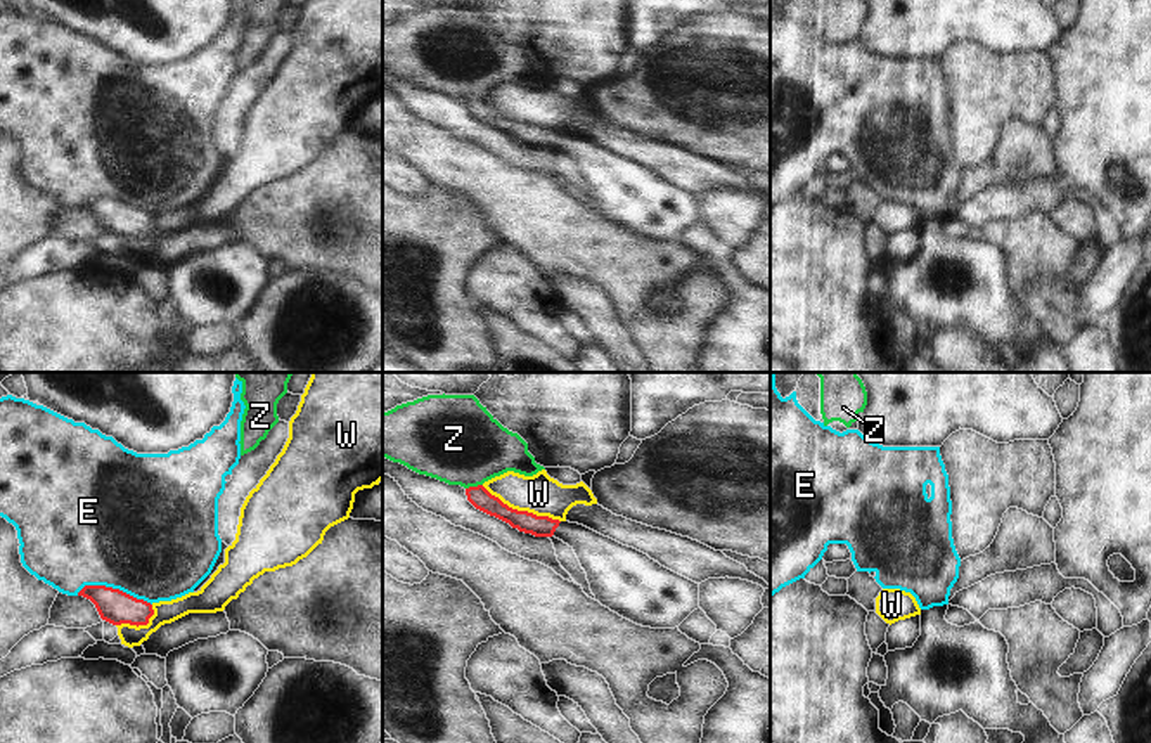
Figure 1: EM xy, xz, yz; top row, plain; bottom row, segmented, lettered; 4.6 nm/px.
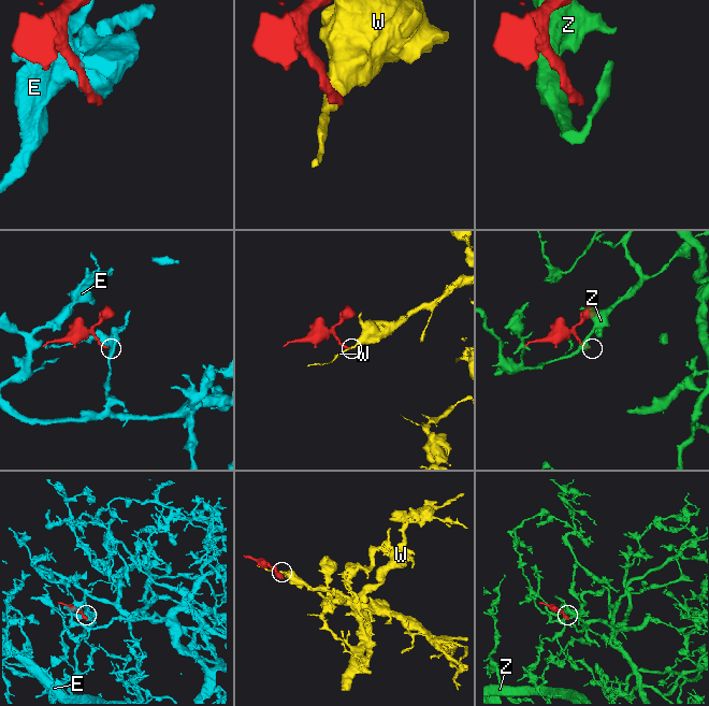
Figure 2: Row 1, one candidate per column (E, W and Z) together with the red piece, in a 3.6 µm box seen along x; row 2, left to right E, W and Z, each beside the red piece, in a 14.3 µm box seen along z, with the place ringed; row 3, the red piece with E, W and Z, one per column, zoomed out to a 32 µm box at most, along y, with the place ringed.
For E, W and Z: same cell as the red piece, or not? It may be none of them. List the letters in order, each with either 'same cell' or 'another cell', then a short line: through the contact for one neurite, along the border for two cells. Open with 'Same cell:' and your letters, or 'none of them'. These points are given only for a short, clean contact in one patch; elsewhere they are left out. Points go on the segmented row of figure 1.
Same cell: none of them
E: another cell
W: another cell; line xz (482, 485), (513, 508), (547, 515), (559, 522)
Z: another cell

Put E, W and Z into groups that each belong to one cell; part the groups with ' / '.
E / W / Z

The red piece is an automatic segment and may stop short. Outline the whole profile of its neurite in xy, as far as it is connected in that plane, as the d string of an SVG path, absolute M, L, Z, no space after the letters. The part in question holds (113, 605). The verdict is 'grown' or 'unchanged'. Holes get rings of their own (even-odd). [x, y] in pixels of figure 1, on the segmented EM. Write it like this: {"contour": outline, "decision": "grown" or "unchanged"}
{"contour": "M85 585L78 596L90 599L100 618L113 625L147 625L149 618L154 615L151 603L113 587Z", "decision": "unchanged"}

